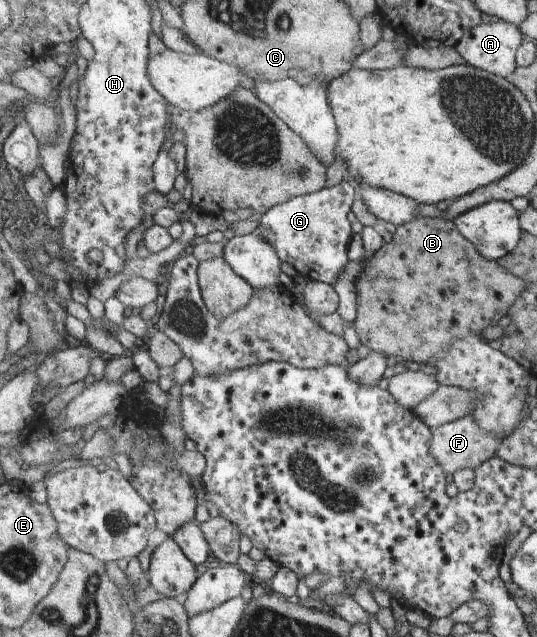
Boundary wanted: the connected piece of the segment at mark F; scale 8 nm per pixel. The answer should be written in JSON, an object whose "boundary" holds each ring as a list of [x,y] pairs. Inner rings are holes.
{"boundary":[[[470,414],[433,430],[430,452],[434,454],[434,458],[438,460],[438,464],[440,464],[448,474],[454,474],[454,472],[466,468],[476,470],[487,460],[494,458],[496,454],[498,454],[498,450],[500,450],[500,446],[502,446],[506,436],[507,435],[502,432],[500,432],[500,434],[494,434],[494,432],[482,430],[482,428],[478,426],[476,418]]]}

